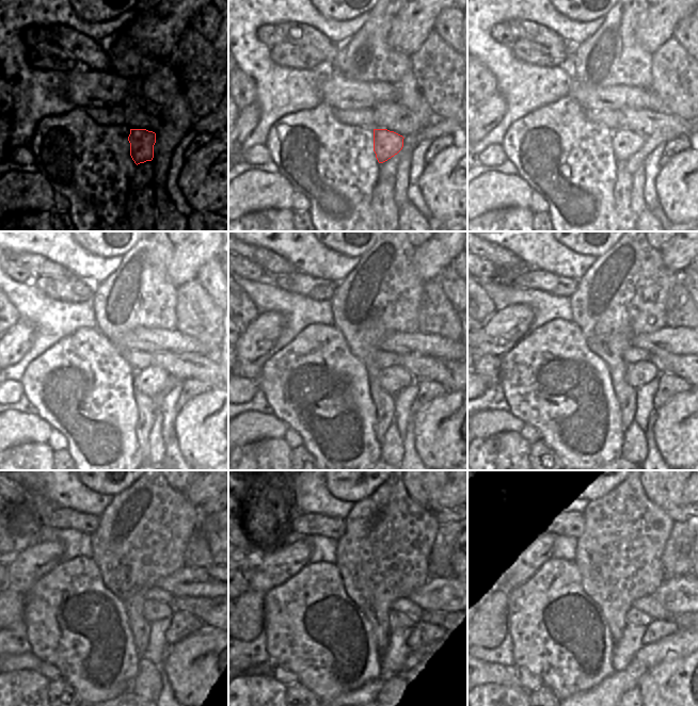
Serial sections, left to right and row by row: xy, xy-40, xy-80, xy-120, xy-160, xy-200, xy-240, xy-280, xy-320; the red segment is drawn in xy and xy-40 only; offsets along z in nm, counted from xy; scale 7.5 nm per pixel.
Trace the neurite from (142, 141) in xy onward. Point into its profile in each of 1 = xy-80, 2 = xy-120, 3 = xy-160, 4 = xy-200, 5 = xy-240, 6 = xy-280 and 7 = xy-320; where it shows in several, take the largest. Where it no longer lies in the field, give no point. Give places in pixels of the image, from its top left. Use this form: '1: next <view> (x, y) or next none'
1: next xy-80 (625, 143)
2: next xy-120 (151, 381)
3: next xy-160 (394, 379)
4: next xy-200 (636, 374)
5: next xy-240 (153, 610)
6: next xy-280 (396, 620)
7: next xy-320 (634, 616)

